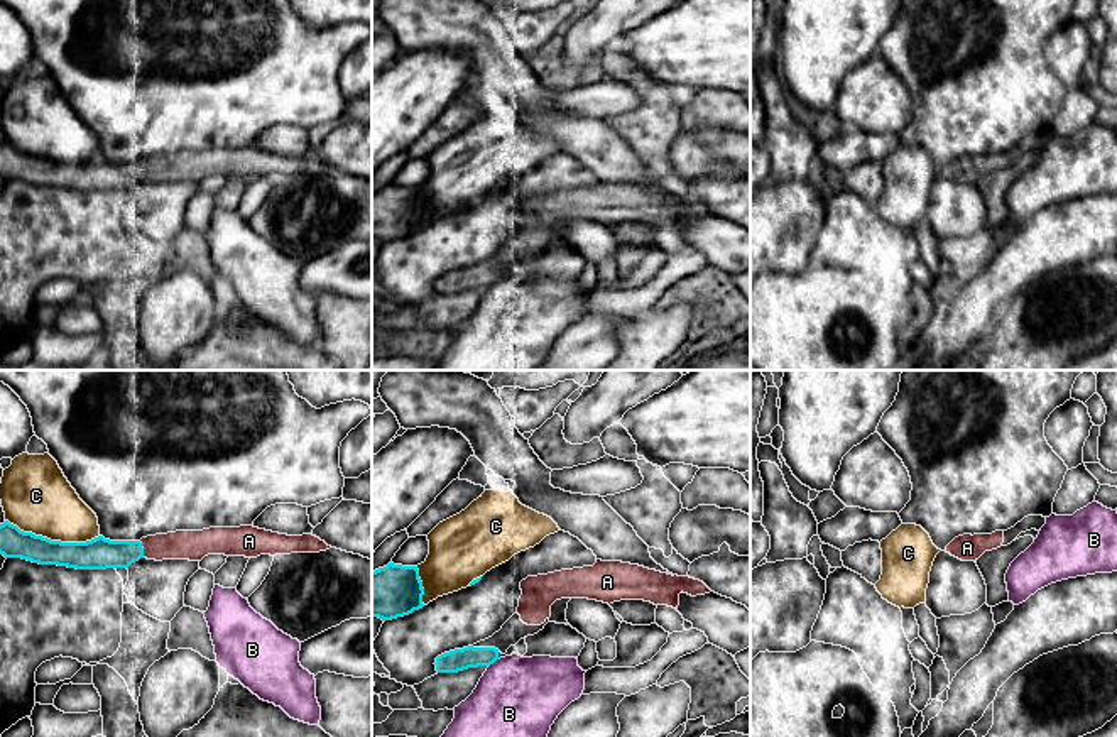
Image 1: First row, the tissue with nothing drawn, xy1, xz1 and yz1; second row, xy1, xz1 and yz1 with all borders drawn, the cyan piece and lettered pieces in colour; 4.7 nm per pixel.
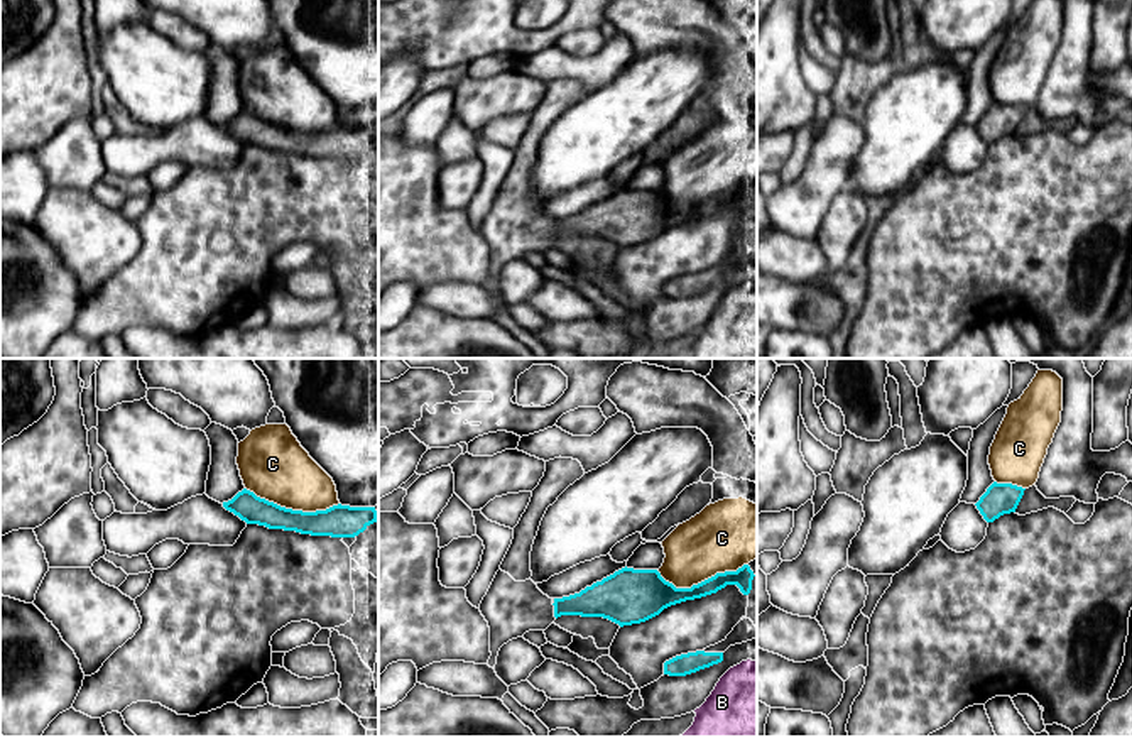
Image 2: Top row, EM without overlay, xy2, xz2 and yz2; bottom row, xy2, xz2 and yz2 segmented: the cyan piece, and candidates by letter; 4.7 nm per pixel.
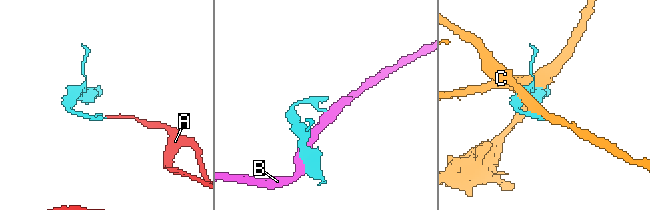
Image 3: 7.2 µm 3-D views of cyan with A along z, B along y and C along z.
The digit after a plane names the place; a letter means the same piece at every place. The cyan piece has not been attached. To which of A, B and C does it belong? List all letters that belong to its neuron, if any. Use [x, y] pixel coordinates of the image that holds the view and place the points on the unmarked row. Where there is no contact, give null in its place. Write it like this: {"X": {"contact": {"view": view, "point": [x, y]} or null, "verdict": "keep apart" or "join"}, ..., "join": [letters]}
{"A": {"contact": {"view": "xy1", "point": [142, 171]}, "verdict": "join"}, "B": {"contact": {"view": "xz1", "point": [492, 284]}, "verdict": "keep apart"}, "C": {"contact": {"view": "xy1", "point": [53, 163]}, "verdict": "keep apart"}, "join": ["A"]}

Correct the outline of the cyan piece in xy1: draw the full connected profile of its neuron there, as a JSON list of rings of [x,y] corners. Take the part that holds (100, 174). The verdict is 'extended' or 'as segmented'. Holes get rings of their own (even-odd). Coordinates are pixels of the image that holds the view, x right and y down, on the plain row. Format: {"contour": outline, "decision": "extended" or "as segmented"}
{"contour": [[[8,142],[0,145],[0,176],[5,179],[76,191],[128,189],[140,179],[201,183],[208,176],[257,179],[319,174],[330,169],[313,156],[287,157],[253,147],[176,152],[140,162],[110,162],[98,157],[86,164],[61,164],[24,154]]], "decision": "extended"}

